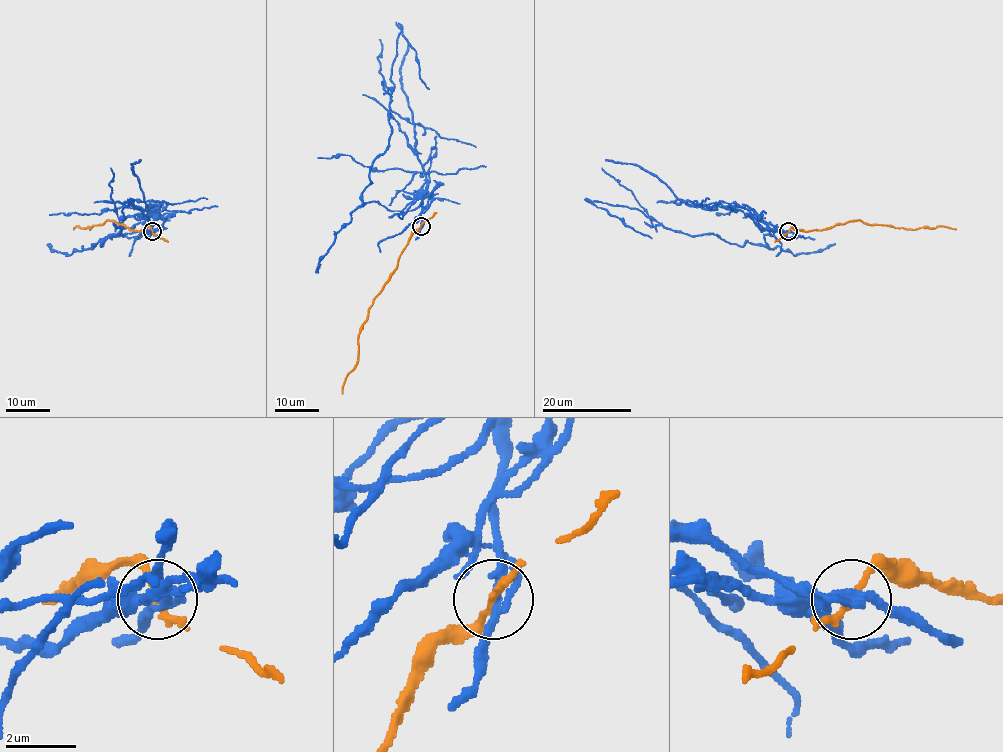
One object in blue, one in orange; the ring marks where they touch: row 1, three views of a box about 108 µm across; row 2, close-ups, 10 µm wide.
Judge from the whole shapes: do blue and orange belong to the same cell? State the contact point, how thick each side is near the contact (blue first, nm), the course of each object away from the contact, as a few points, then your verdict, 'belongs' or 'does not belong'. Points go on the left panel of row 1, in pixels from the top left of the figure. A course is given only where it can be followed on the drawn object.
(152, 231) | 280/180 nm | blue via (152, 232), (159, 227), (110, 234), (93, 244), (122, 235), (121, 212), (132, 202), (160, 238) | orange via (152, 232), (149, 227), (140, 232), (132, 231), (114, 221), (94, 225), (90, 229), (78, 226), (73, 229) | does not belong

